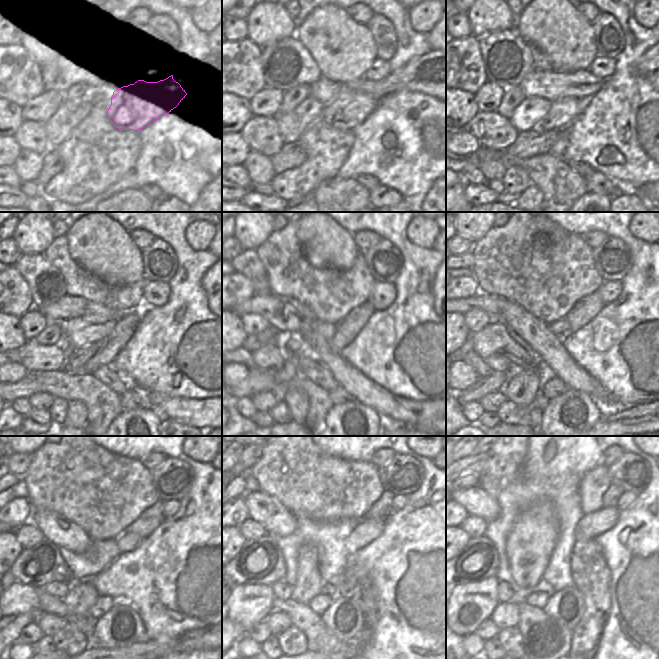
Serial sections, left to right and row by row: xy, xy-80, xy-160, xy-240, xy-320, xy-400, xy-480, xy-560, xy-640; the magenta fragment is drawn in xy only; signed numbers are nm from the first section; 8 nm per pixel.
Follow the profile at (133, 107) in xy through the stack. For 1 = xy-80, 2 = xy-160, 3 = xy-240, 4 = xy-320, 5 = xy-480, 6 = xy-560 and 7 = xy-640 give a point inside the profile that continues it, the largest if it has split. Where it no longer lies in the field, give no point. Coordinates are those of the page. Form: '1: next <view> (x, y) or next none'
1: next xy-80 (350, 109)
2: next xy-160 (562, 112)
3: next xy-240 (74, 359)
4: next xy-320 (289, 370)
5: next xy-480 (18, 622)
6: next xy-560 (242, 631)
7: next none

